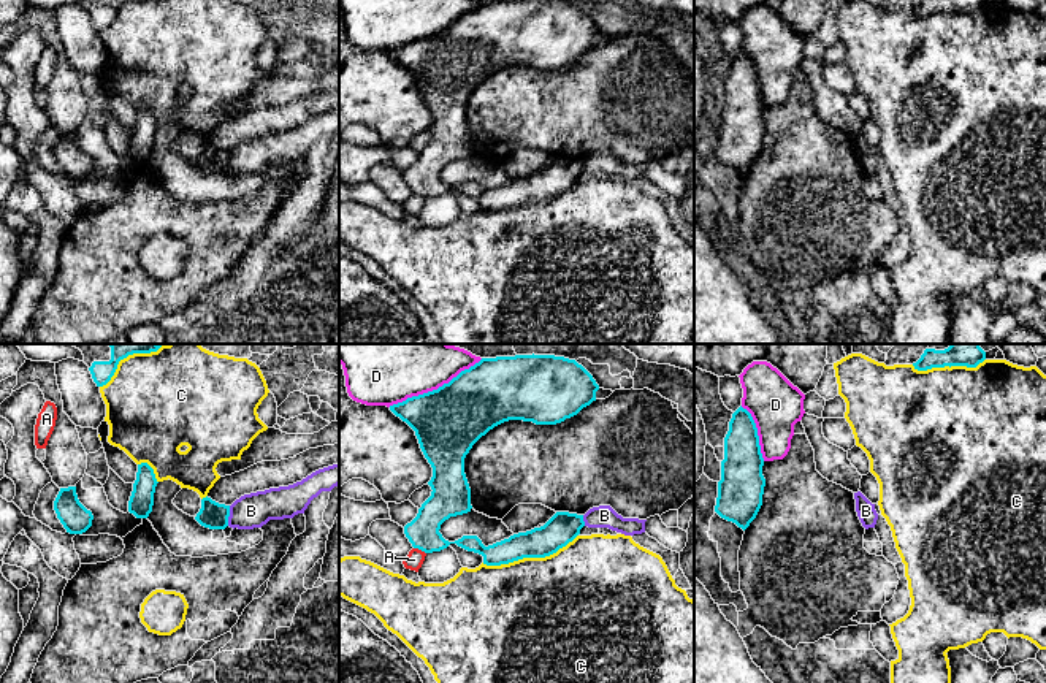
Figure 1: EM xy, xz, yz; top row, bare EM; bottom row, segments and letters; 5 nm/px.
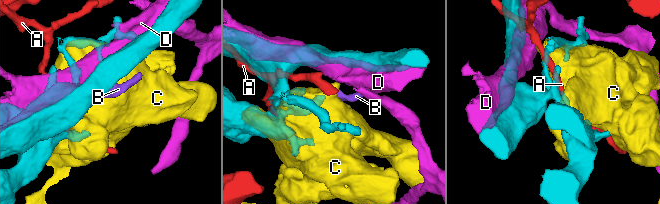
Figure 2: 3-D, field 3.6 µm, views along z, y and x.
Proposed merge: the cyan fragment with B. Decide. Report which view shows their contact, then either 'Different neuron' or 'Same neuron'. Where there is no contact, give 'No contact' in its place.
Touches cyan in xy. Different neuron

